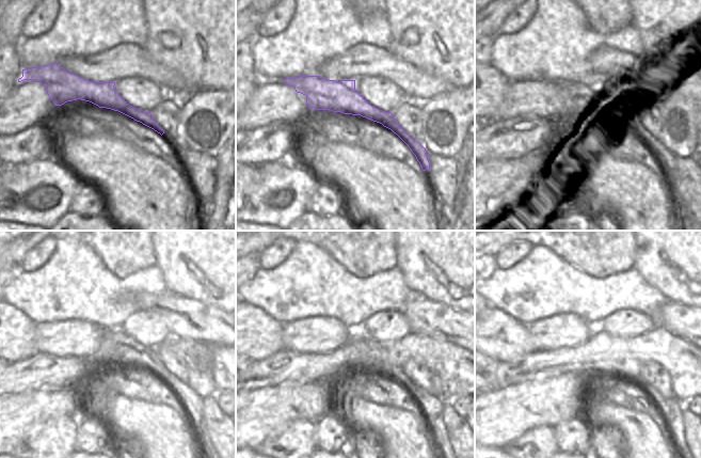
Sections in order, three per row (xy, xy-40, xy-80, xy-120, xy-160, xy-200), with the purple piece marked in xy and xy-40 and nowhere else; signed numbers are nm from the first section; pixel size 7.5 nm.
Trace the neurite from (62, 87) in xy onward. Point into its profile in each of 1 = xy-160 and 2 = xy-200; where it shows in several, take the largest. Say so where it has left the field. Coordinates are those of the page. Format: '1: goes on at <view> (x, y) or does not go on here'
1: goes on at xy-160 (431, 406)
2: goes on at xy-200 (670, 409)

